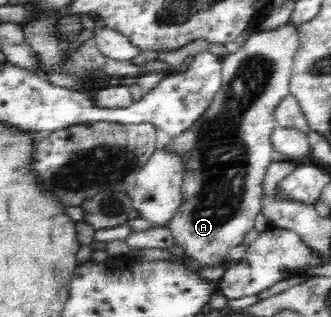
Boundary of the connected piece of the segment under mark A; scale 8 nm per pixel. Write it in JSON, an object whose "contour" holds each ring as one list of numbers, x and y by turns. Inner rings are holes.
{"contour":[[291,23,277,27,275,31,252,33,245,45,236,53,223,59,222,85,203,116,187,131,183,131,165,146,167,153,180,157,184,169,182,192,184,200,168,228,185,254,195,260,197,266,227,264,229,250,243,243,244,235,253,229,255,217,261,213,263,182,274,151,270,136,277,127,275,108,289,94,294,58,299,48,298,30]]}

